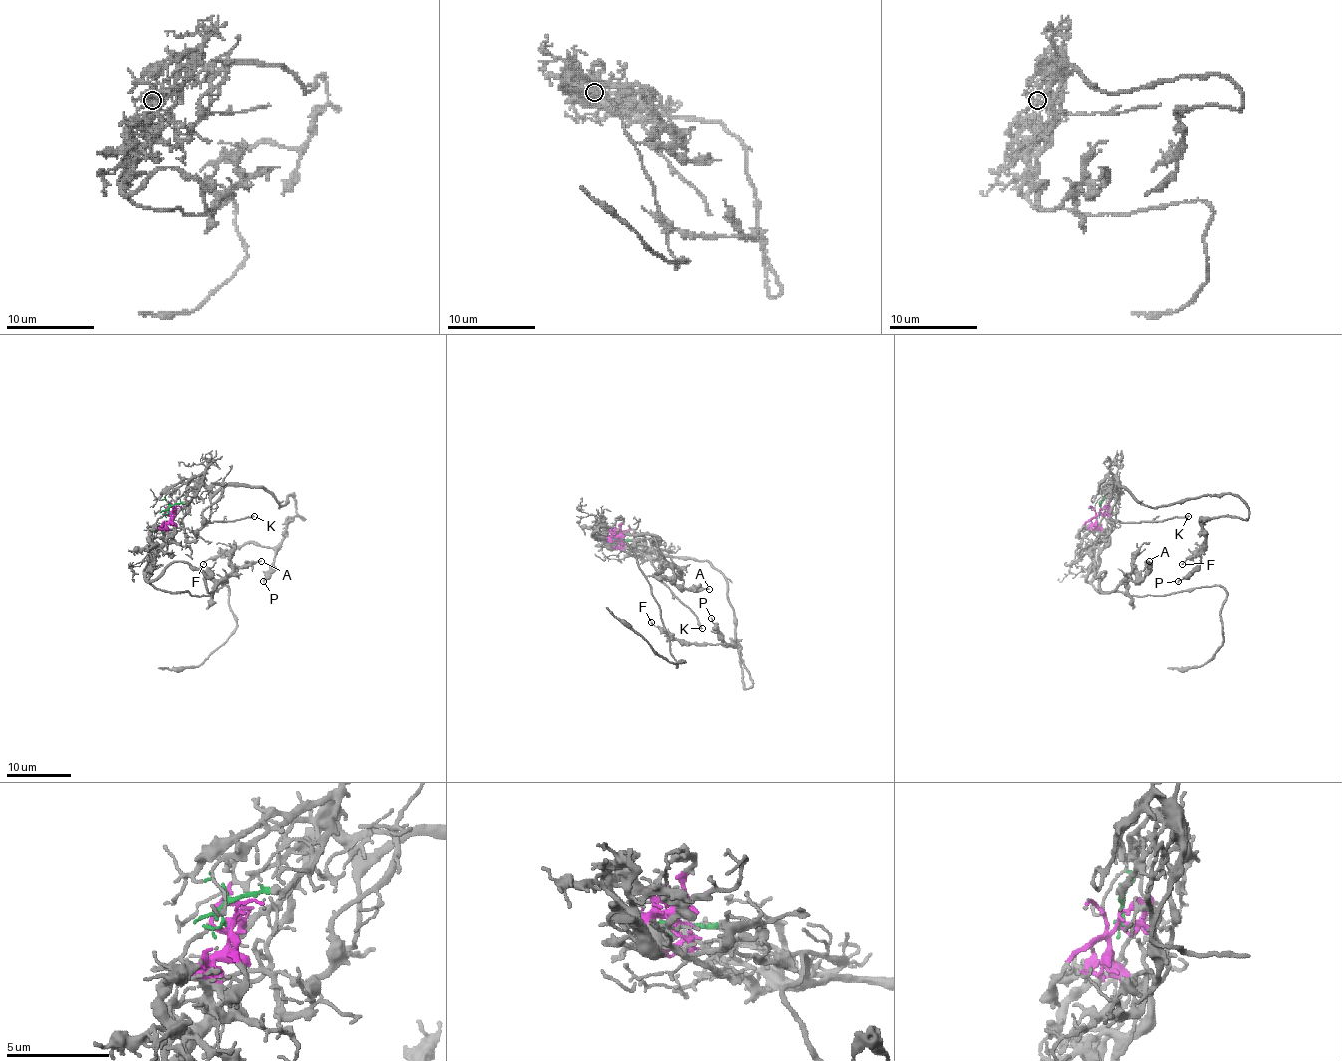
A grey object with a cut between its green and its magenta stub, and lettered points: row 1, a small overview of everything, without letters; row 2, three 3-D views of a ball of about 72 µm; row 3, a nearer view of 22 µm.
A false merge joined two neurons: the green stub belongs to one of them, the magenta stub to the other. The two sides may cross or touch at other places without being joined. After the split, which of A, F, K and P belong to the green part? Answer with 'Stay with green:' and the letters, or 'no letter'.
Stay with green: F, K, P

